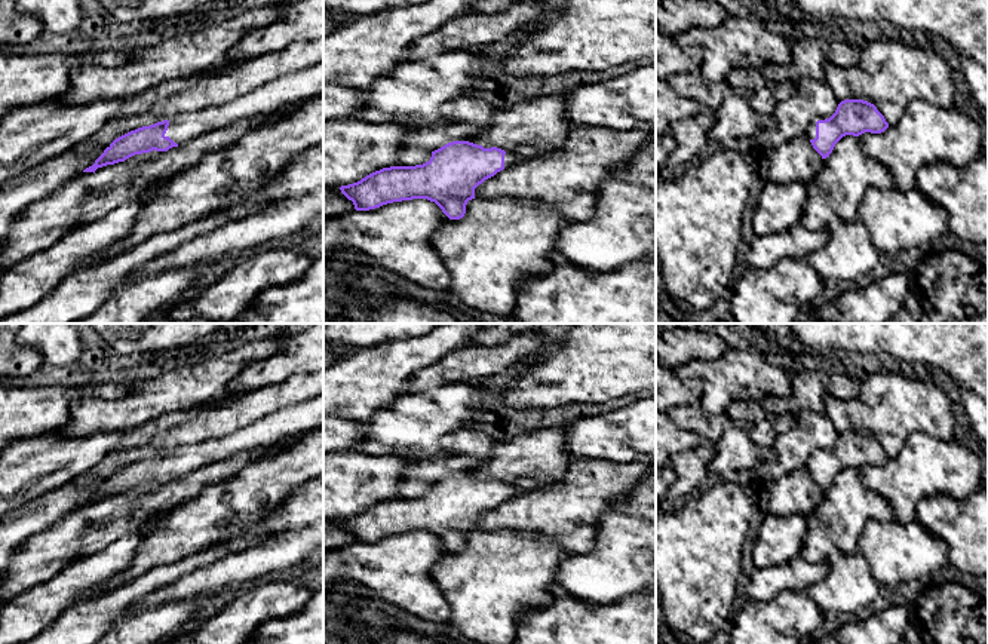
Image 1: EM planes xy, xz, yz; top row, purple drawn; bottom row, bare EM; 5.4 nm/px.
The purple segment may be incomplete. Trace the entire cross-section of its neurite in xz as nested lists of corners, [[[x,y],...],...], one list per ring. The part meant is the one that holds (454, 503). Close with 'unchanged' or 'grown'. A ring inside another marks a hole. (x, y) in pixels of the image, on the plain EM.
[[[452,473],[432,484],[430,493],[423,497],[383,500],[358,515],[341,518],[340,522],[356,543],[427,531],[449,552],[460,552],[479,516],[522,491],[497,479],[484,481],[469,473]]] | grown

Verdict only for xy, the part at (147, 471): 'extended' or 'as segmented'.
extended

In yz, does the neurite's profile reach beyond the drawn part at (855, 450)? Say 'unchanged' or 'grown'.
grown

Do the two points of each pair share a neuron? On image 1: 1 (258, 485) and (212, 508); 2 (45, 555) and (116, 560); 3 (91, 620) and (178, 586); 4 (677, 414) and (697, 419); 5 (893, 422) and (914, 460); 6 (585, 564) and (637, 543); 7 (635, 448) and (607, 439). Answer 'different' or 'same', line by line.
1: same
2: different
3: different
4: same
5: different
6: same
7: same

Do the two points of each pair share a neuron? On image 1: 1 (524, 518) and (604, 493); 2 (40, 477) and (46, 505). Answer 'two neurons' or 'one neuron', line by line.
1: one neuron
2: two neurons

